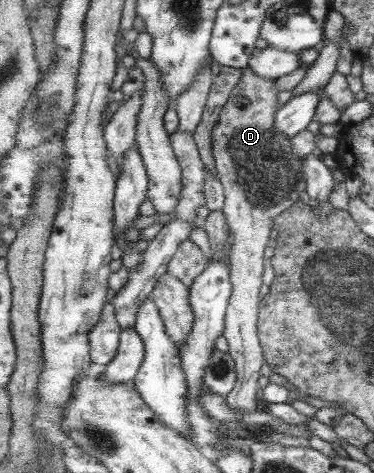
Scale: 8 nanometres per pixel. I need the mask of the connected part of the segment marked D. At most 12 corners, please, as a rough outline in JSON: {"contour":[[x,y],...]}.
{"contour":[[248,66],[212,135],[233,237],[224,338],[257,409],[263,253],[308,191],[276,126],[278,79]]}

